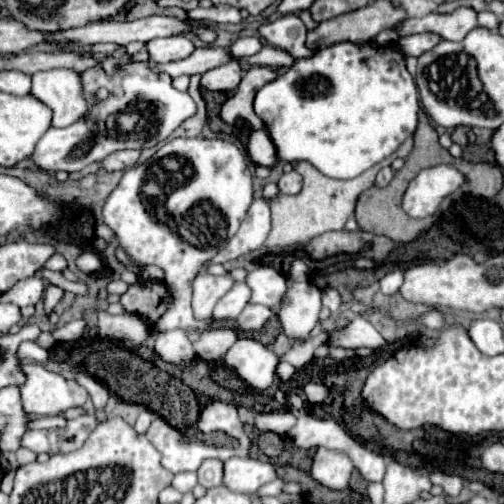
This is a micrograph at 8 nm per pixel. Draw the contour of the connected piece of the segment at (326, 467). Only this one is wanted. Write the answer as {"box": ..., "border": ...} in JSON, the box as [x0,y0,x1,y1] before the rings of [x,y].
{"box":[311,450,353,490],"border":[[[317,450],[313,456],[311,476],[331,490],[345,490],[349,486],[349,478],[353,472],[353,464],[345,454],[337,454],[331,450]]]}

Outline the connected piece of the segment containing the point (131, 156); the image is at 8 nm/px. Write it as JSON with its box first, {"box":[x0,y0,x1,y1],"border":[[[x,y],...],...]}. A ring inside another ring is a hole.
{"box":[103,150,141,170],"border":[[[121,150],[121,152],[113,152],[109,154],[109,158],[103,160],[103,168],[105,170],[127,170],[131,166],[137,164],[141,156],[141,150]]]}

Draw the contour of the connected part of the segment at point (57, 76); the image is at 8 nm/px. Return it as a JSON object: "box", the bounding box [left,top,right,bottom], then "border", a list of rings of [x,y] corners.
{"box":[31,70,91,128],"border":[[[47,70],[33,74],[31,96],[53,110],[53,126],[63,128],[91,114],[91,104],[83,96],[81,78],[73,70]]]}

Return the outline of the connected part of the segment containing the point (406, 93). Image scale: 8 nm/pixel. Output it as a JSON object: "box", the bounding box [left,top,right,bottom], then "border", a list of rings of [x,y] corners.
{"box":[255,40,419,178],"border":[[[371,40],[335,42],[315,50],[309,58],[297,58],[285,74],[255,94],[255,114],[263,120],[277,148],[277,158],[283,162],[307,160],[329,178],[355,178],[391,156],[417,130],[419,108],[419,90],[407,72],[405,56]]]}

